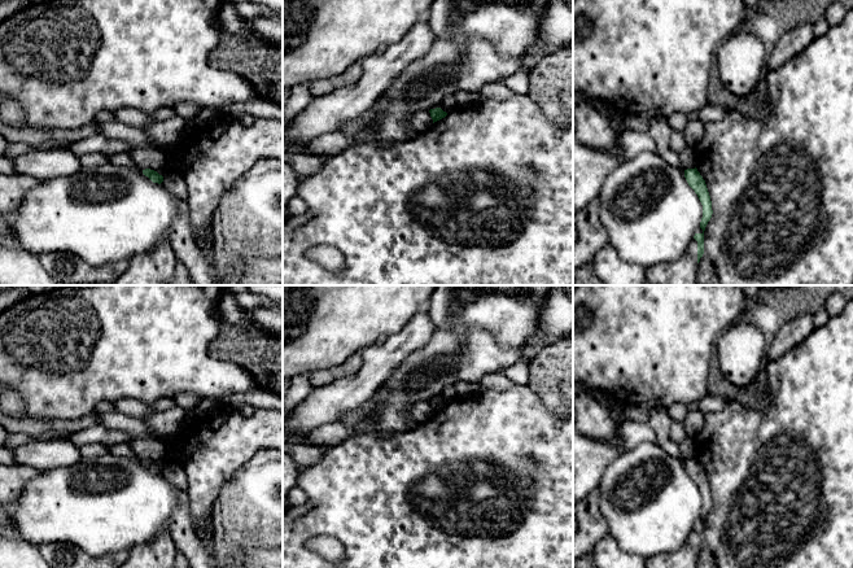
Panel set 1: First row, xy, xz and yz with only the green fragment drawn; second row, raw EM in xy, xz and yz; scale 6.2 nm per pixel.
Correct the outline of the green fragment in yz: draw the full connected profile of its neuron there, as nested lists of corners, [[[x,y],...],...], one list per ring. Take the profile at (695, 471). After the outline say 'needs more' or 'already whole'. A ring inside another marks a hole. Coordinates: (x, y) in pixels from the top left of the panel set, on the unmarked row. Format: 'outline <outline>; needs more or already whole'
outline [[[697,459],[684,460],[684,468],[703,495],[700,519],[681,549],[674,552],[662,552],[648,558],[647,568],[697,568],[697,555],[704,545],[704,521],[712,508],[713,501],[705,471]]]; needs more

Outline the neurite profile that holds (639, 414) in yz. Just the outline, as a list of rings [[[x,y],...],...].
[[[625,406],[622,420],[644,423],[648,421],[648,408],[646,406]]]

